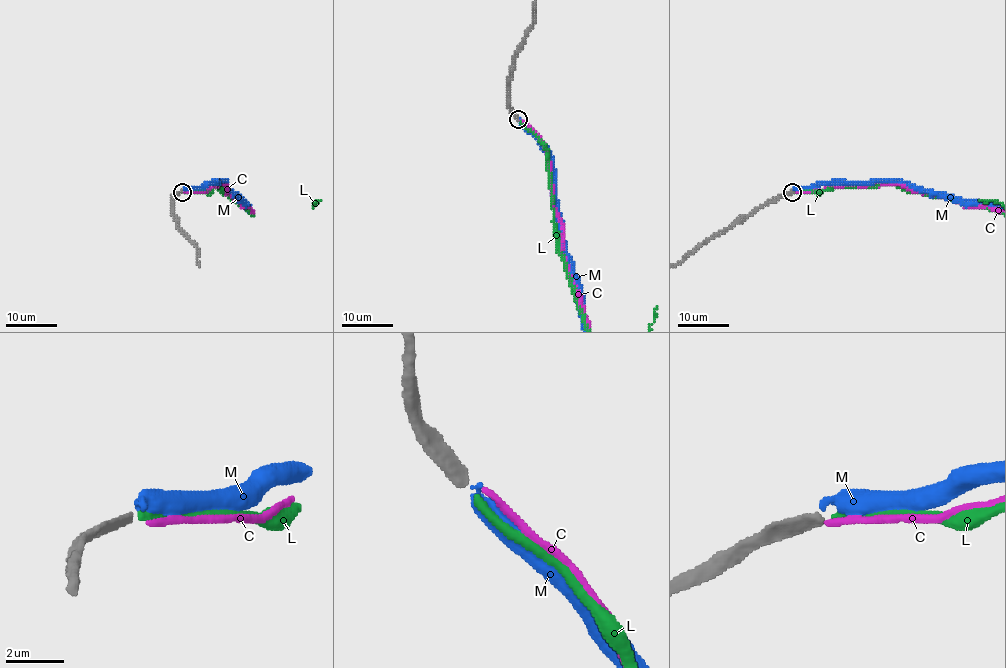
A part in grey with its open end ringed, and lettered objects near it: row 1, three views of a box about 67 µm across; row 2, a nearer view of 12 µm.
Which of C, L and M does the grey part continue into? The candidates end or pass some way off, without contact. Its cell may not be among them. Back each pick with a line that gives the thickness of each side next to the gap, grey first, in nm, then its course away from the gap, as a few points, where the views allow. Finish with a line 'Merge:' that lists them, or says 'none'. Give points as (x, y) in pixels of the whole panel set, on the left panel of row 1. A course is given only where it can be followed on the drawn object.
Merge: none

